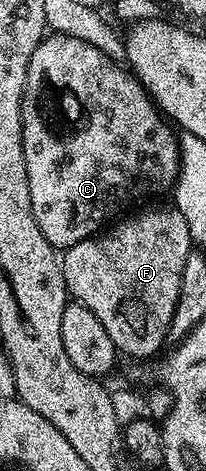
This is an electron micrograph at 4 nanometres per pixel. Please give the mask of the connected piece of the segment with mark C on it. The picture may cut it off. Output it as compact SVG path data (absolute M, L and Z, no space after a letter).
M47 35L36 46L36 50L32 50L32 62L28 62L28 78L22 99L22 142L24 144L24 162L28 172L28 194L32 198L32 214L36 218L44 238L48 238L48 242L55 250L65 250L76 246L76 242L90 239L103 225L113 221L119 215L117 212L129 200L138 200L141 196L154 196L157 192L169 193L173 189L174 181L178 179L178 167L180 166L178 138L175 129L164 119L158 105L151 100L146 89L123 65L109 60L103 52L96 50L96 46L92 46L88 42L80 42L80 38L72 36Z

